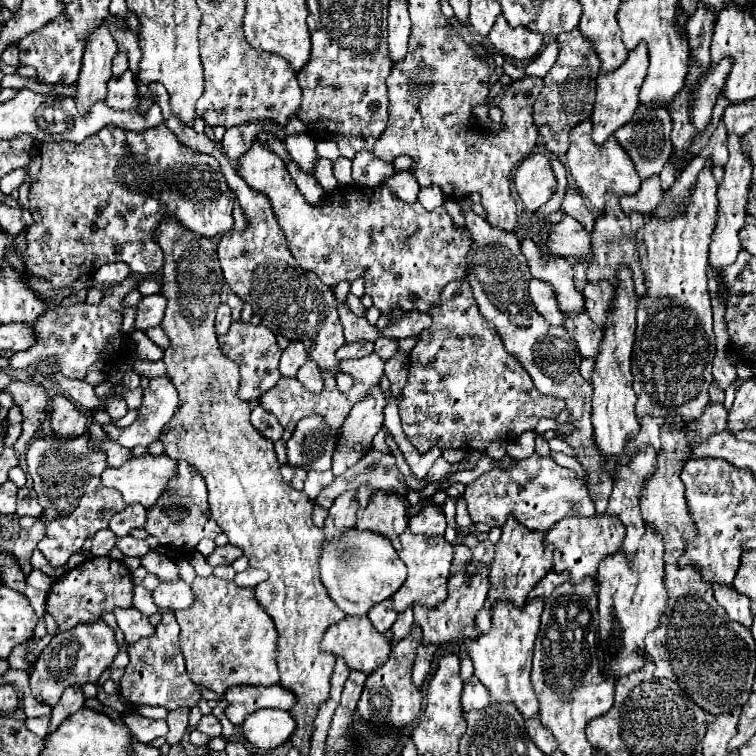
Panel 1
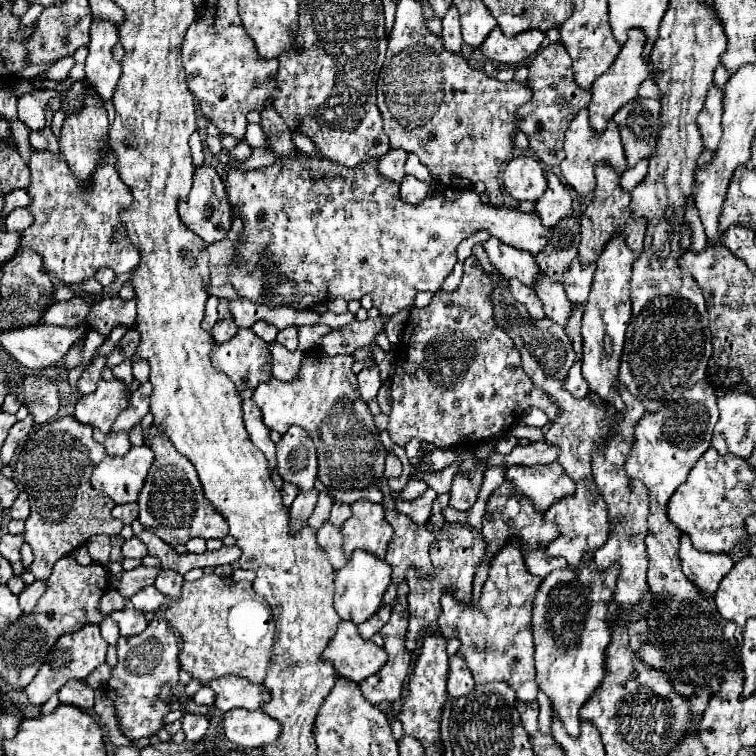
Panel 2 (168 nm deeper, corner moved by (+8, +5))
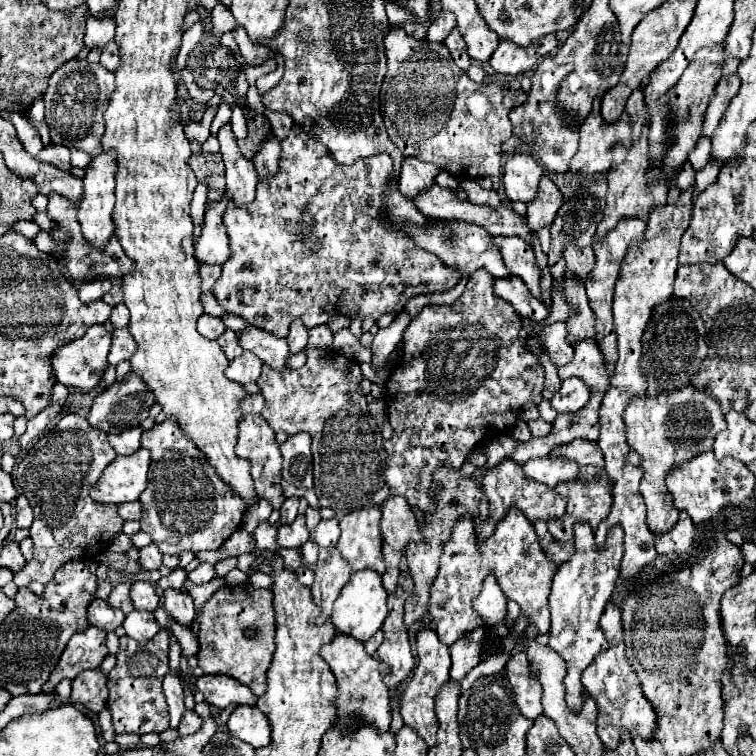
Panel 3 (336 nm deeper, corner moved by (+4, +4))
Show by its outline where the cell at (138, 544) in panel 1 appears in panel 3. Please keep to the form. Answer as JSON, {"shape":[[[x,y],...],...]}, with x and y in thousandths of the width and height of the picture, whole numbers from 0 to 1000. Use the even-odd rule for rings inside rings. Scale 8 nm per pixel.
{"shape":[[[196,721],[190,726],[185,726],[185,745],[193,755],[204,755],[214,750],[214,731],[209,729],[209,724]]]}

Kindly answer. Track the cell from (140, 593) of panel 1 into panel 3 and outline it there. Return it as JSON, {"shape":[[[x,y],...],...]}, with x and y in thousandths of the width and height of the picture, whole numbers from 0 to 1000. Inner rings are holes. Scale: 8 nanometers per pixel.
{"shape":[[[124,792],[119,798],[119,808],[116,808],[116,819],[119,819],[119,827],[124,829],[132,829],[138,835],[151,835],[153,829],[161,827],[164,821],[164,811],[159,806],[151,806],[146,803],[140,795],[135,792]]]}

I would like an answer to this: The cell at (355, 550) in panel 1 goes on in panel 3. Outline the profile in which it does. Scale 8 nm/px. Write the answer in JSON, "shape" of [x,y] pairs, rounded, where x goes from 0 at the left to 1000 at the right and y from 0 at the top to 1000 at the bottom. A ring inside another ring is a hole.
{"shape":[[[481,753],[481,755],[471,755],[463,766],[463,771],[452,779],[452,787],[444,792],[442,798],[442,808],[439,808],[439,824],[444,829],[447,837],[455,840],[466,840],[468,845],[476,848],[487,848],[508,824],[513,806],[511,806],[511,779],[505,776],[505,766],[497,755]]]}

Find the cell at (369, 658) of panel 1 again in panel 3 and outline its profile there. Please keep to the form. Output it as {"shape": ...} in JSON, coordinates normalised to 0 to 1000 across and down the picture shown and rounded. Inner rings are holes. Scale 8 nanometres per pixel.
{"shape":[[[444,837],[437,851],[426,853],[423,866],[437,880],[447,901],[447,919],[442,925],[444,951],[439,962],[447,962],[452,970],[463,970],[479,962],[479,956],[492,956],[497,959],[500,970],[511,970],[516,964],[516,917],[505,898],[516,890],[516,882],[508,874],[489,869],[481,861],[479,848],[452,837]]]}

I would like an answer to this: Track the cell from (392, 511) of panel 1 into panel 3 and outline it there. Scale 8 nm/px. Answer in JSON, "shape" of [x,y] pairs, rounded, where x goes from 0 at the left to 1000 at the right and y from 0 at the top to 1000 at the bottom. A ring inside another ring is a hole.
{"shape":[[[476,673],[450,687],[450,713],[444,726],[460,742],[466,755],[492,753],[508,758],[503,673]]]}

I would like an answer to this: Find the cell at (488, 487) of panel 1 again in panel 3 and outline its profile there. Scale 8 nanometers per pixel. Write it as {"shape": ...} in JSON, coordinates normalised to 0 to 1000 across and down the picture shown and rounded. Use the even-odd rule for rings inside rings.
{"shape":[[[741,604],[701,607],[690,615],[698,634],[714,636],[725,644],[735,644],[741,636],[754,636],[765,628],[765,615]]]}

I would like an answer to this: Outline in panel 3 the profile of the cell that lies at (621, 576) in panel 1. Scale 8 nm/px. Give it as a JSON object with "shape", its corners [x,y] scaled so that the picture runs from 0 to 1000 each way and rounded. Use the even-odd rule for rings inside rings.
{"shape":[[[828,612],[828,618],[823,620],[823,634],[820,639],[812,642],[812,668],[810,668],[810,676],[807,681],[788,697],[788,716],[791,721],[799,721],[802,716],[802,705],[810,694],[820,692],[823,700],[825,700],[825,737],[823,737],[823,755],[820,755],[820,763],[823,766],[831,766],[831,763],[839,763],[844,761],[860,742],[865,742],[868,737],[868,726],[865,726],[865,708],[860,705],[857,700],[857,692],[854,692],[854,671],[849,665],[849,655],[844,649],[844,642],[847,642],[847,634],[849,634],[849,620],[847,618],[839,618],[833,612]]]}

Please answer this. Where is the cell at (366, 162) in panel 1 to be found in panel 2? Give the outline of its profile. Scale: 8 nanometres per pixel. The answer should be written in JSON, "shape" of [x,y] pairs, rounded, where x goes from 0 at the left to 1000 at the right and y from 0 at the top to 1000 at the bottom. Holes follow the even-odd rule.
{"shape":[[[516,198],[513,204],[500,209],[500,228],[508,235],[516,235],[521,241],[532,241],[534,214],[537,214],[537,198]]]}

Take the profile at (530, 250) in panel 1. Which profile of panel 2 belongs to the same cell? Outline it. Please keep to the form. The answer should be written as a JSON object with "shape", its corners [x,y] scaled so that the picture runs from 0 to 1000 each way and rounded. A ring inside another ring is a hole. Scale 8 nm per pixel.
{"shape":[[[651,315],[640,320],[640,331],[648,347],[667,362],[672,370],[685,368],[690,376],[706,381],[712,368],[717,368],[717,357],[712,357],[712,347],[706,347],[706,336],[696,331],[685,331],[680,325],[669,325],[667,320]]]}

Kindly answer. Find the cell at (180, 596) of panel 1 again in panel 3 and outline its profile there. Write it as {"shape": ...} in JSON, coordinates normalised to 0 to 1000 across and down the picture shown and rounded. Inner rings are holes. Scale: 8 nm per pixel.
{"shape":[[[180,769],[172,779],[172,792],[177,806],[183,808],[206,808],[209,803],[209,784],[204,782],[204,774],[196,769]]]}

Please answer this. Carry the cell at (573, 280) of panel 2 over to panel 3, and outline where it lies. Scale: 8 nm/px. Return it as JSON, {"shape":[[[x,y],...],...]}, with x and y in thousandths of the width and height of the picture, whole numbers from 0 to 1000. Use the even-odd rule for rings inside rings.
{"shape":[[[749,327],[749,332],[746,332],[746,345],[749,345],[751,356],[759,358],[767,372],[772,372],[775,364],[778,364],[778,361],[783,358],[783,353],[786,353],[786,332],[783,332],[783,327],[772,327],[772,329]]]}

